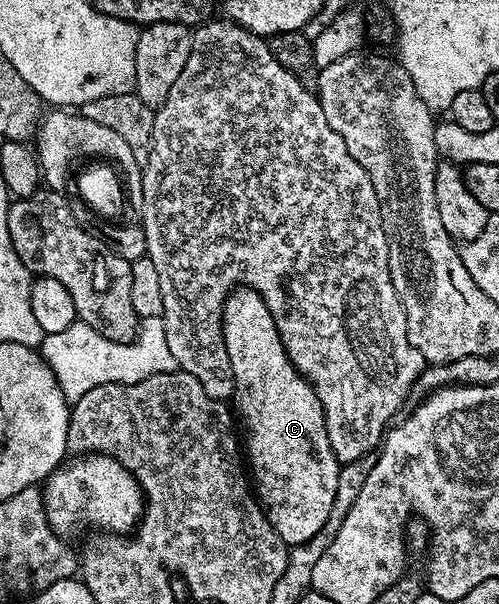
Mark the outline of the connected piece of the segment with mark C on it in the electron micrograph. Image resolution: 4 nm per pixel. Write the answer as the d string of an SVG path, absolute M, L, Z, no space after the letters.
M238 286L226 296L225 307L222 309L222 333L233 370L232 402L237 403L236 414L239 419L241 414L241 419L245 422L243 447L247 452L247 463L251 468L251 483L255 488L256 498L269 519L269 524L275 529L275 533L279 533L286 545L302 543L315 537L315 533L323 529L323 521L327 521L331 513L331 501L335 501L335 489L339 485L342 468L327 437L321 402L308 379L304 379L289 362L289 354L285 352L270 310L267 309L263 297L250 286Z

